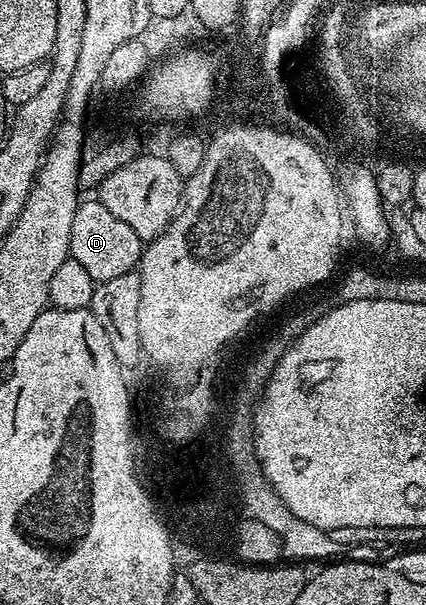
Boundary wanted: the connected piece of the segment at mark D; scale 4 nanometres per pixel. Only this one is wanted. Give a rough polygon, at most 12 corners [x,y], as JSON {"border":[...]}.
{"border":[[97,198],[73,214],[70,259],[96,282],[136,271],[145,242]]}

